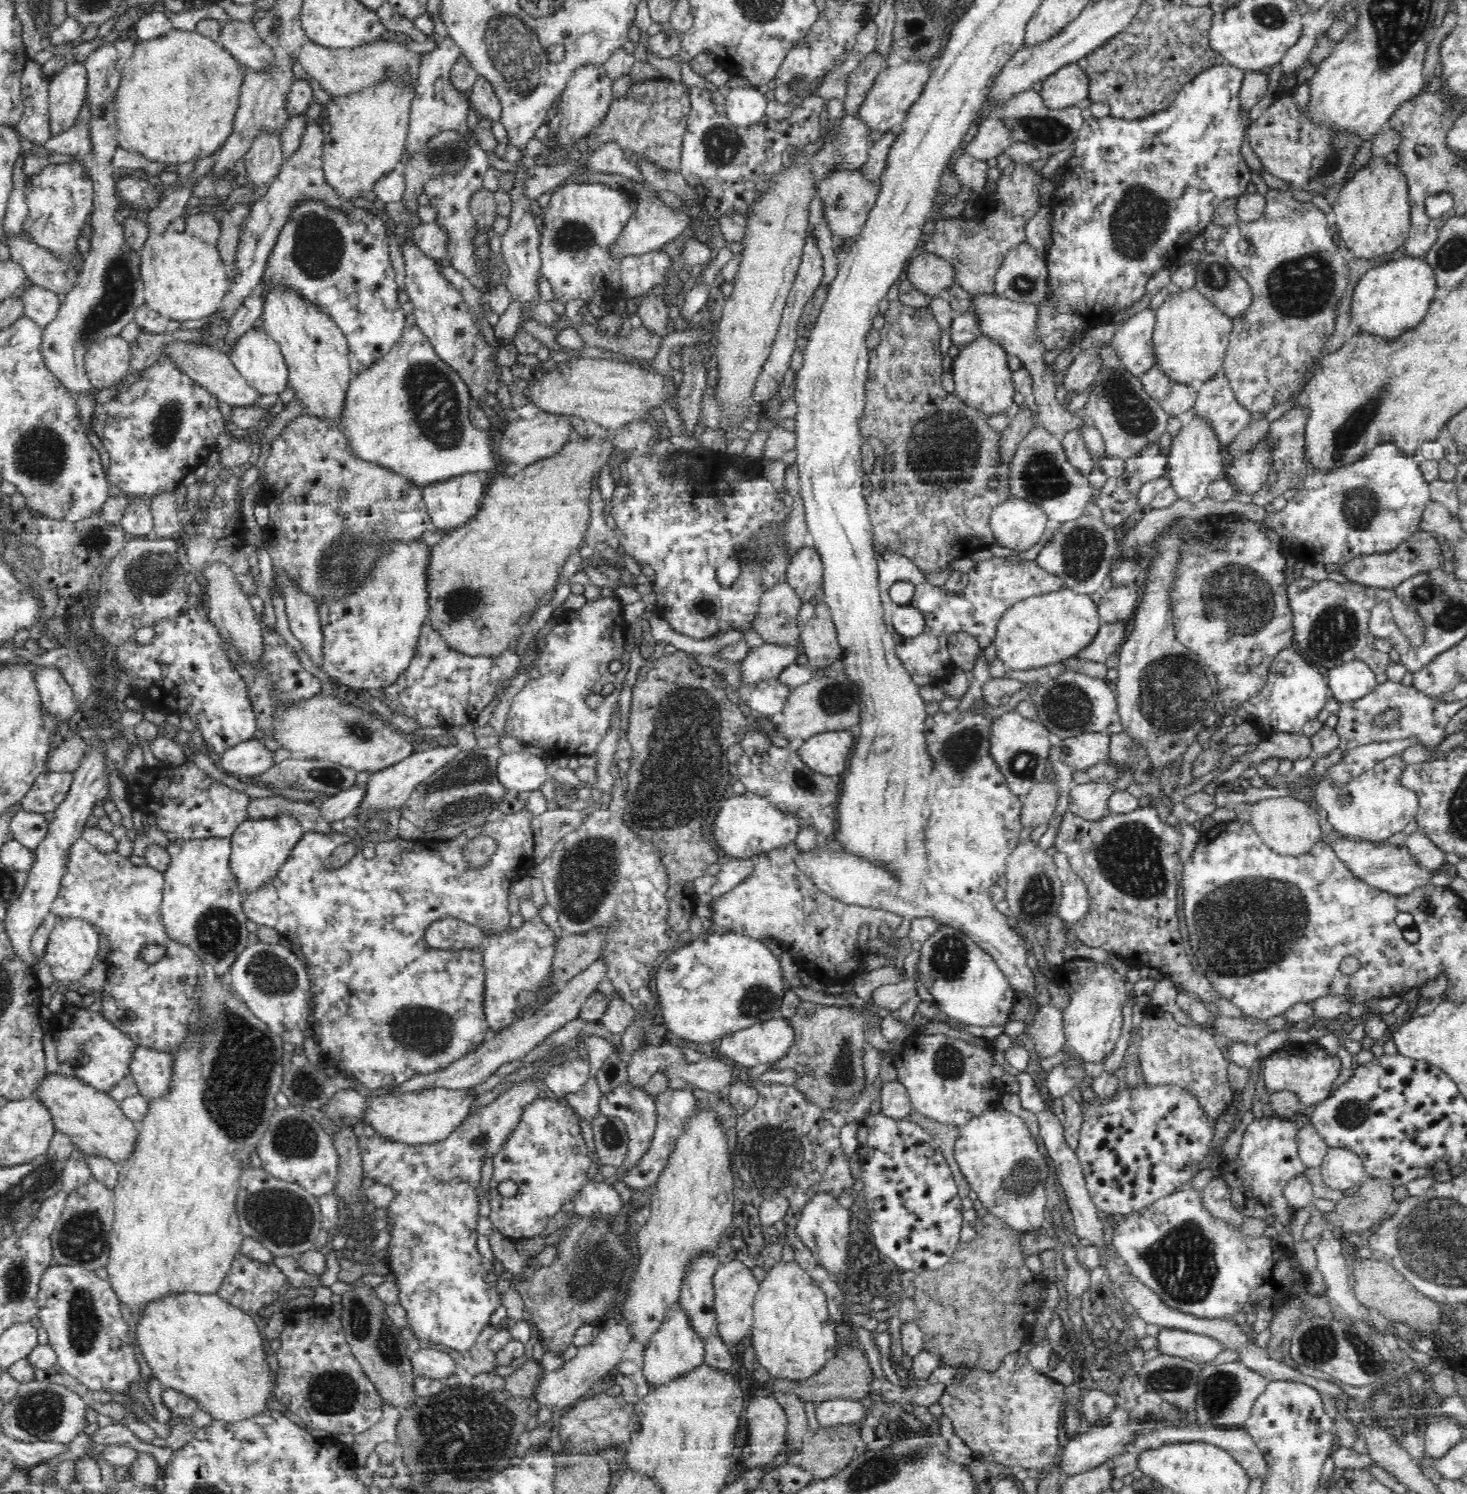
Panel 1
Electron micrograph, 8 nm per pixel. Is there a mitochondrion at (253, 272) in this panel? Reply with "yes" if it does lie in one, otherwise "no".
no

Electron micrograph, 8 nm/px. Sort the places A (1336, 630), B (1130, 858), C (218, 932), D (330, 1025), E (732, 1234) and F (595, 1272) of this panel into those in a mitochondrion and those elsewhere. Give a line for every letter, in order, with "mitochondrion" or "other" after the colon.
A: mitochondrion
B: mitochondrion
C: mitochondrion
D: other
E: other
F: mitochondrion

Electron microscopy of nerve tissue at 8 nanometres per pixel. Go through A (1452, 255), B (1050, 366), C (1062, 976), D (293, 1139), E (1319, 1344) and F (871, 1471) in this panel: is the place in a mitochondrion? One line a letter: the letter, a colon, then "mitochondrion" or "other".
A: mitochondrion
B: other
C: other
D: mitochondrion
E: mitochondrion
F: mitochondrion

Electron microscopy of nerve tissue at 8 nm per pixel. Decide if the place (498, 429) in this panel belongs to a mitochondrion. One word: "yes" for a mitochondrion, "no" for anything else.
no

